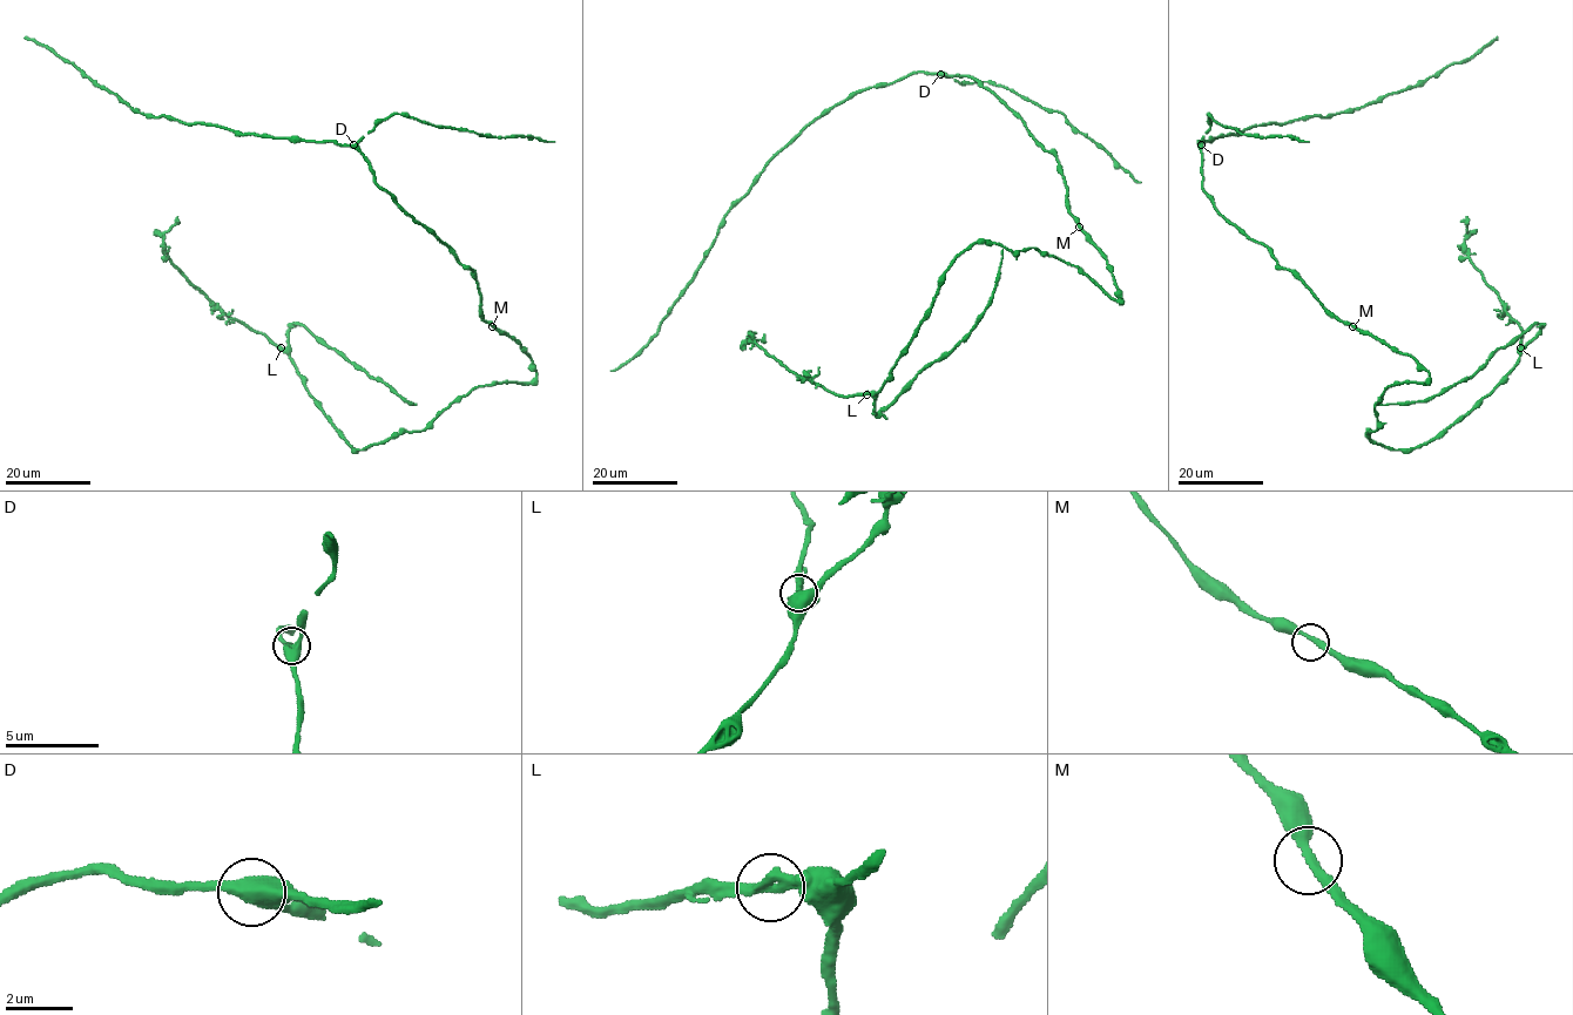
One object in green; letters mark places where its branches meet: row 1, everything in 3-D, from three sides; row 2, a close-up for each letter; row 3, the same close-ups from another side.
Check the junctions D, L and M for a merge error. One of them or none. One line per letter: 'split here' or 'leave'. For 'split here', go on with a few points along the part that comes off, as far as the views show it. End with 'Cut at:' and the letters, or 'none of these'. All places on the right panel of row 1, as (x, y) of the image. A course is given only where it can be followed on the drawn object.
D: leave
L: split here; course (1520, 349), (1521, 329), (1465, 251), (1467, 216)
M: leave
Cut at: L

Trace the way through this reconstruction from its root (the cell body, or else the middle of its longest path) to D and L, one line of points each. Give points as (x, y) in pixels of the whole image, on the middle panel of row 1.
D: (1080, 227), (1068, 209), (1061, 167), (1025, 123), (971, 78), (940, 74)
L: (1080, 227), (1106, 261), (1122, 303), (1033, 248), (977, 242), (945, 273), (884, 385), (866, 394)

